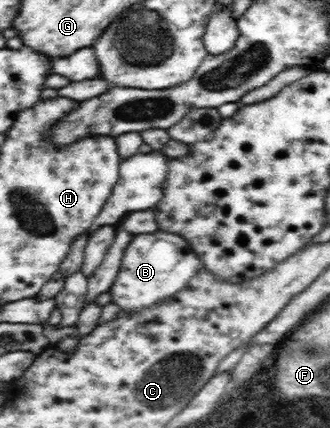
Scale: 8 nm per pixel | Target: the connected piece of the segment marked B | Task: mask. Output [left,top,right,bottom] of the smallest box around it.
[108,230,203,313]

